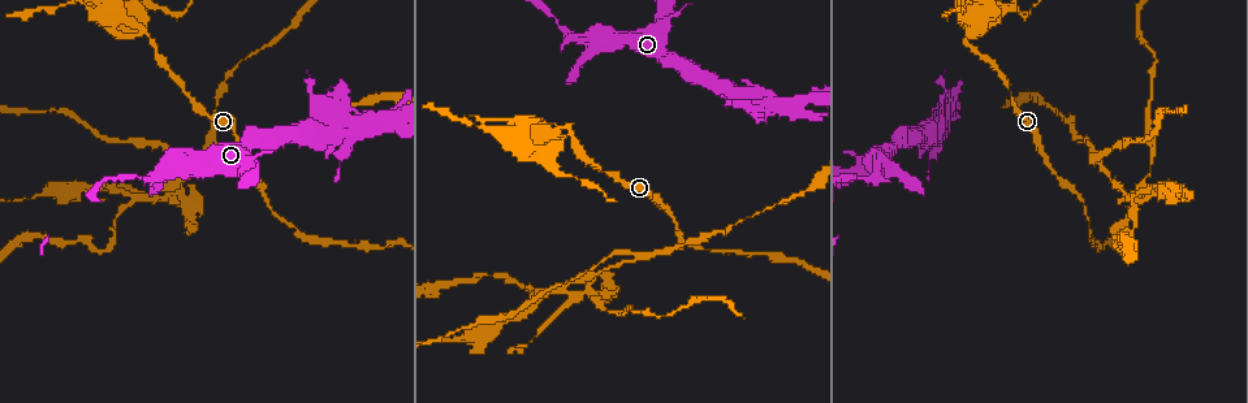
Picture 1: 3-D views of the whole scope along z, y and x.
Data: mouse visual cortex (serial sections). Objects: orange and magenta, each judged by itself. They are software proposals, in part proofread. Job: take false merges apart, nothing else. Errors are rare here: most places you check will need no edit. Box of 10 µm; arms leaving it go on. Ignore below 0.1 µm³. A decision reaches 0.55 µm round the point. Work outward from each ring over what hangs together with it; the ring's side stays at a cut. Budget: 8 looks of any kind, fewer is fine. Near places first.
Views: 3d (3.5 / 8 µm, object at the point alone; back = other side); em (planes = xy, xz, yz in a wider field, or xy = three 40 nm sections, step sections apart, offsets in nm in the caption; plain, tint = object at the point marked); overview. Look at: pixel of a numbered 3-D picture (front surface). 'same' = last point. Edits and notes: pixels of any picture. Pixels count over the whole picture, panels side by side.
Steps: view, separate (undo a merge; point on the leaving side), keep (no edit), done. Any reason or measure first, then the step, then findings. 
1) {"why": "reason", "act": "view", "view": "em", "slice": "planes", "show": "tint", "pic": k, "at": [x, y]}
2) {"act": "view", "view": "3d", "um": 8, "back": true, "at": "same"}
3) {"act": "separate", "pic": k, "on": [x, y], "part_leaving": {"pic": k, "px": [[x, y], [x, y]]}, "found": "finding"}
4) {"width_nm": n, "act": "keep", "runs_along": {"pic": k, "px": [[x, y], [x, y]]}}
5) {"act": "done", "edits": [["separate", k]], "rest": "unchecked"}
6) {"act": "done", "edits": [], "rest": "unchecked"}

{"why": "thick turns thin", "act": "view", "view": "3d", "um": 3.5, "pic": 1, "at": [573, 37]}

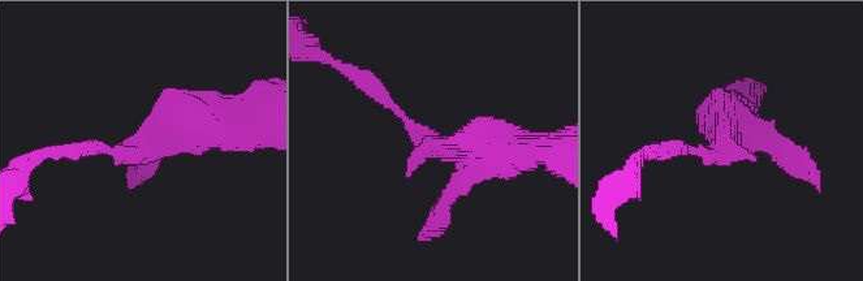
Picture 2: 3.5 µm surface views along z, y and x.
{"arm_widths_nm": [150, 500], "why": "shape alone is not enough", "act": "view", "view": "em", "slice": "planes", "show": "tint", "pic": 2, "at": [149, 145]}

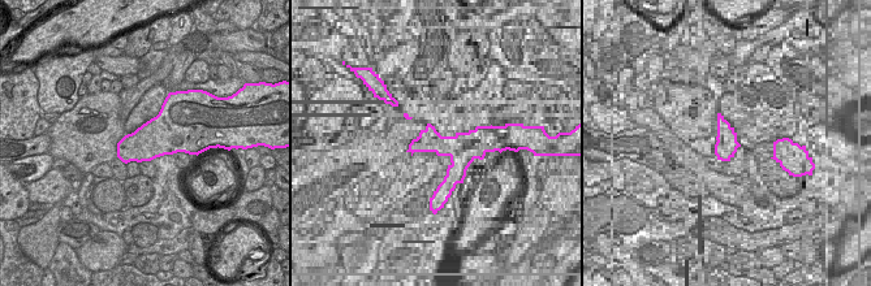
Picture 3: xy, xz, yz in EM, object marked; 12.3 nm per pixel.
{"act": "view", "view": "em", "slice": "xy", "step": 3, "show": "tint", "at": "same"}

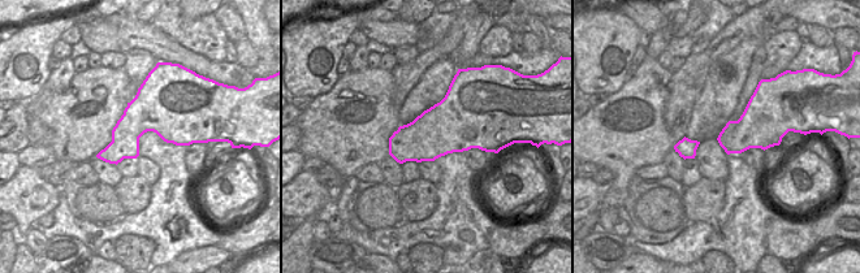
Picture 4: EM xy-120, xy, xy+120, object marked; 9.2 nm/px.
{"act": "keep", "found": "continuous, no second cell"}

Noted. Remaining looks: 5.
{"act": "view", "view": "3d", "um": 3.5, "pic": 1, "at": [384, 121]}

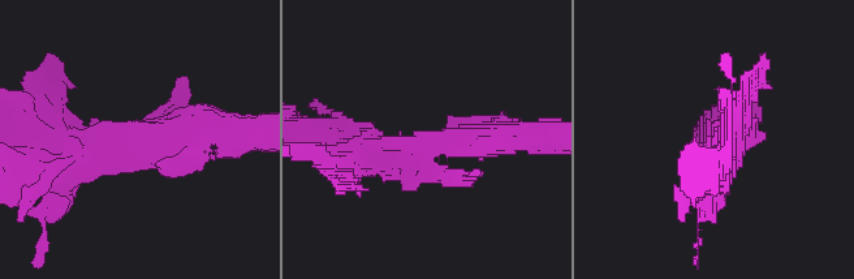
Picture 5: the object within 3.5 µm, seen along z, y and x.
{"arms": 3, "arm_widths_nm": [150, 400, 400], "why": "need the tissue", "act": "view", "view": "em", "slice": "xy", "step": 5, "show": "plain", "pic": 5, "at": [422, 146]}

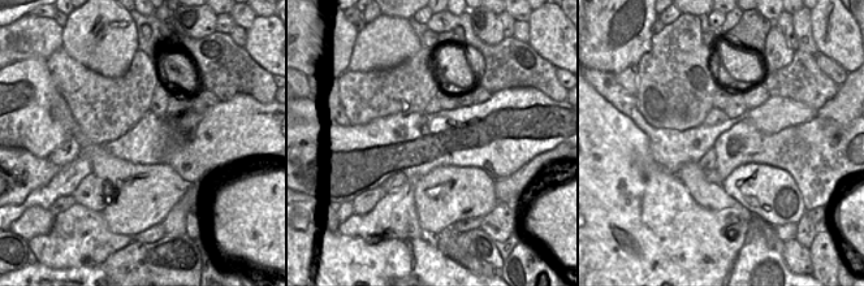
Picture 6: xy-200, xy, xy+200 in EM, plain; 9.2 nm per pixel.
{"why": "with the object marked", "act": "view", "view": "em", "slice": "xy", "step": 5, "show": "tint", "at": "same"}

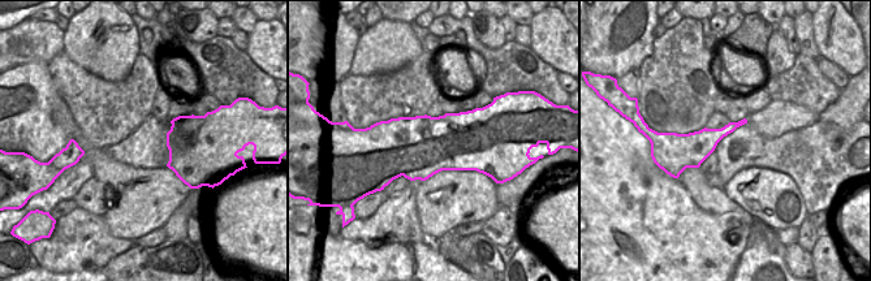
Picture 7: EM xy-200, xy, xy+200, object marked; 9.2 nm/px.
{"act": "keep", "runs_along": {"pic": 5, "px": [[340, 140], [473, 142], [484, 120]]}, "found": "all the same cell"}

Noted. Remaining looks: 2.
{"why": "a narrow waist", "act": "view", "view": "em", "slice": "xy", "step": 5, "show": "tint", "pic": 1, "at": [297, 231]}

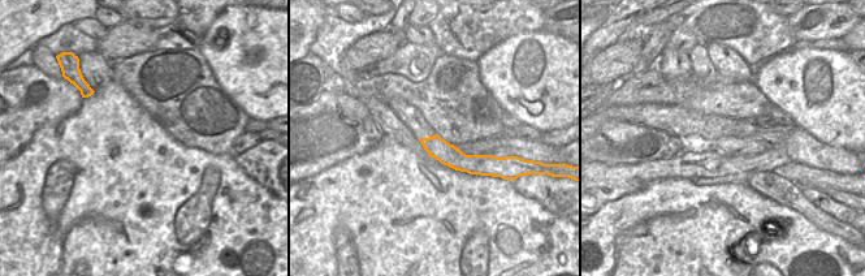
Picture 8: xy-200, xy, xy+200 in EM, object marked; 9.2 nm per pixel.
{"why": "see where the arms go", "act": "view", "view": "3d", "um": 3.5, "at": "same"}

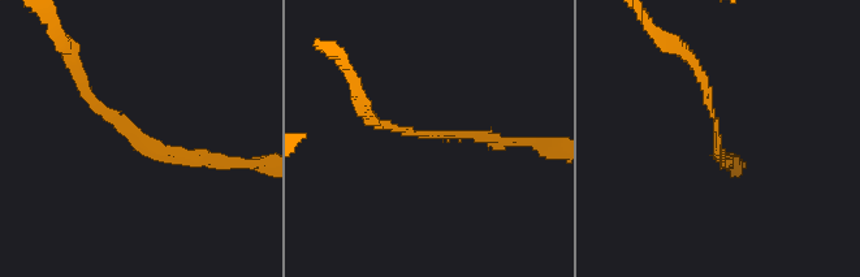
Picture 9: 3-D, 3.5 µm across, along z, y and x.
{"width_nm": 200, "act": "keep", "runs_along": {"pic": 9, "px": [[74, 70], [102, 111], [146, 143], [214, 159]]}, "found": "one cell here"}

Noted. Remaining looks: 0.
{"act": "done", "edits": [], "rest": "unchecked"}

